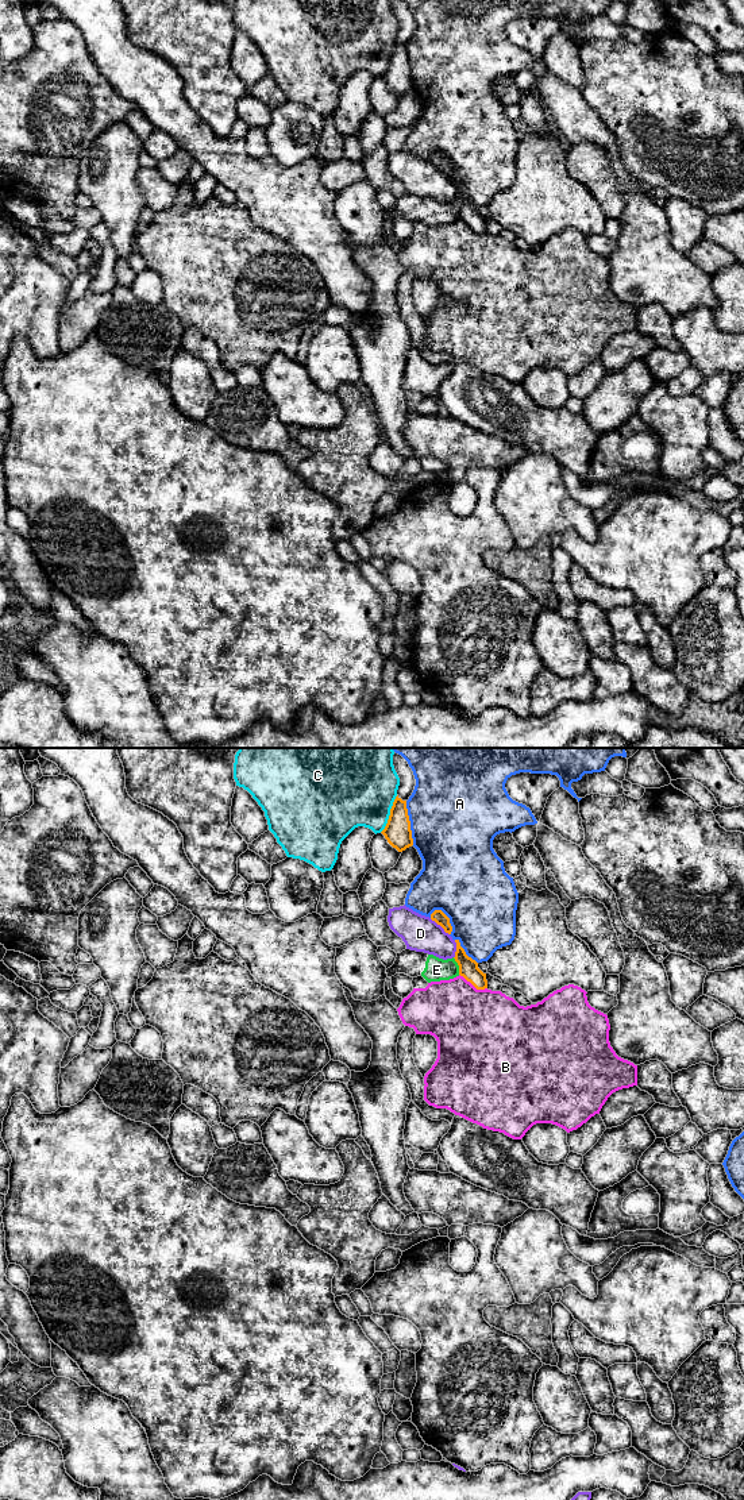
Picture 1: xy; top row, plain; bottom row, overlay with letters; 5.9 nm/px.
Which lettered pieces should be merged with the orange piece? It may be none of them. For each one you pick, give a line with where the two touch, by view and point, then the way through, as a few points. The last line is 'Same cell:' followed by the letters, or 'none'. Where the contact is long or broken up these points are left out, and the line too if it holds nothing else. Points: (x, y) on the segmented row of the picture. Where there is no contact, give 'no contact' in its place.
Same cell: none

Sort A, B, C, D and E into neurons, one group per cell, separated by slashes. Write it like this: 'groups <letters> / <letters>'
groups A / B / C / D / E

